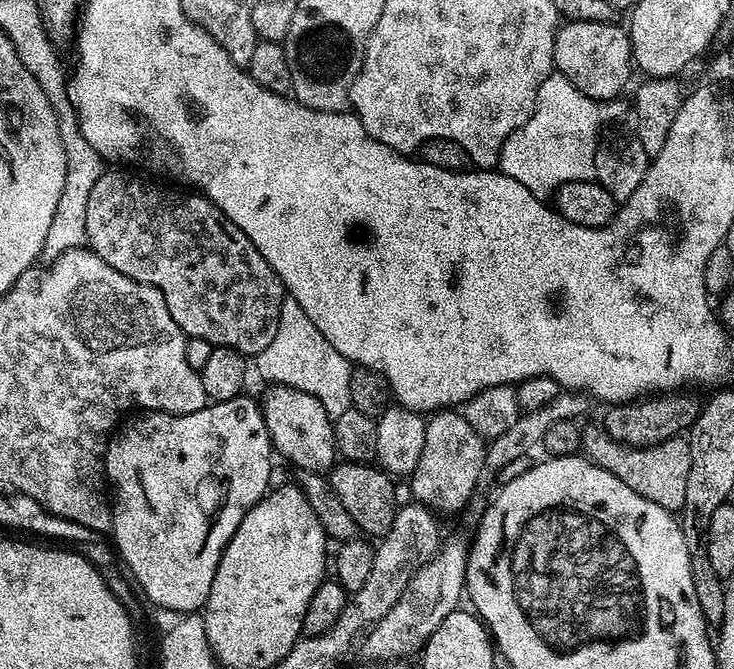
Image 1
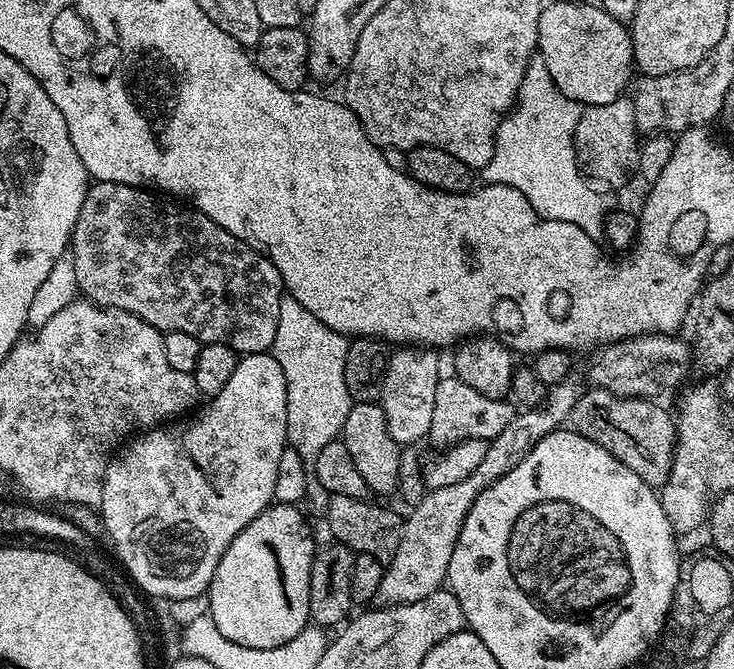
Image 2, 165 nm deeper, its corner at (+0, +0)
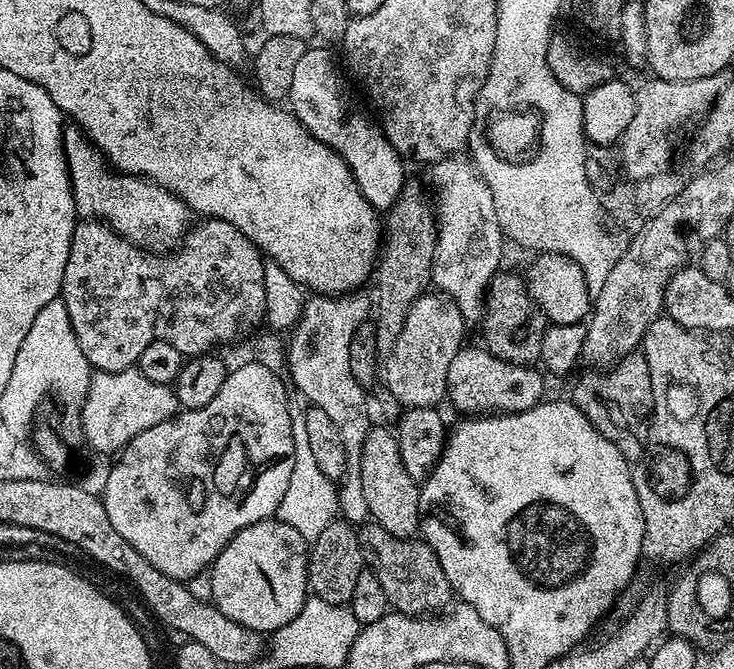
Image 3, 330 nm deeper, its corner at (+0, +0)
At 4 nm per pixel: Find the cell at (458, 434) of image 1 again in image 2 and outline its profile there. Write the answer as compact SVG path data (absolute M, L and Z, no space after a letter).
M448 374L437 382L434 414L427 439L433 440L438 446L437 449L440 450L463 440L490 441L498 434L502 434L502 430L506 430L506 426L511 422L513 415L513 405L507 399L486 397L474 387L460 381L455 374Z

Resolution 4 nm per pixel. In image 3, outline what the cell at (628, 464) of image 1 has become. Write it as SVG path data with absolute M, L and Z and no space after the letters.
M634 351L601 372L604 372L601 376L582 377L570 393L570 399L586 414L586 418L590 418L598 434L610 438L629 462L635 462L644 454L649 421L654 411L650 366L646 366L646 358L639 351Z

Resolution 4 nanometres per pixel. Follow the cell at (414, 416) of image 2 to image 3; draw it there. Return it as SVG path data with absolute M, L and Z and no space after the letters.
M425 294L418 297L414 306L406 314L406 326L394 344L394 350L386 357L386 370L382 378L386 380L389 392L409 408L437 407L447 395L446 375L450 361L463 347L466 321L458 306L443 294Z

